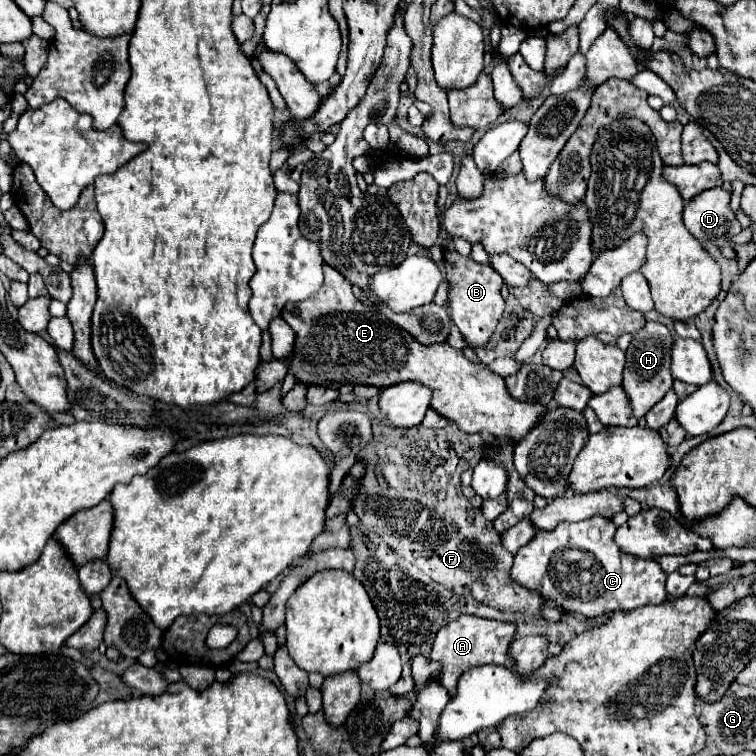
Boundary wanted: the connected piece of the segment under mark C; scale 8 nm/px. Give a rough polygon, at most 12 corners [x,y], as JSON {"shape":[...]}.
{"shape":[[600,515],[538,531],[510,577],[588,619],[666,601]]}

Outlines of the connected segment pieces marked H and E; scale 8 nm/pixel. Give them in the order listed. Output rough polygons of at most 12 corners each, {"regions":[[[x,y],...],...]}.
{"regions":[[[656,321],[628,351],[622,387],[642,419],[672,389],[672,333]],[[324,283],[282,309],[296,383],[416,381],[464,433],[520,441],[544,417],[462,351],[420,345]]]}

